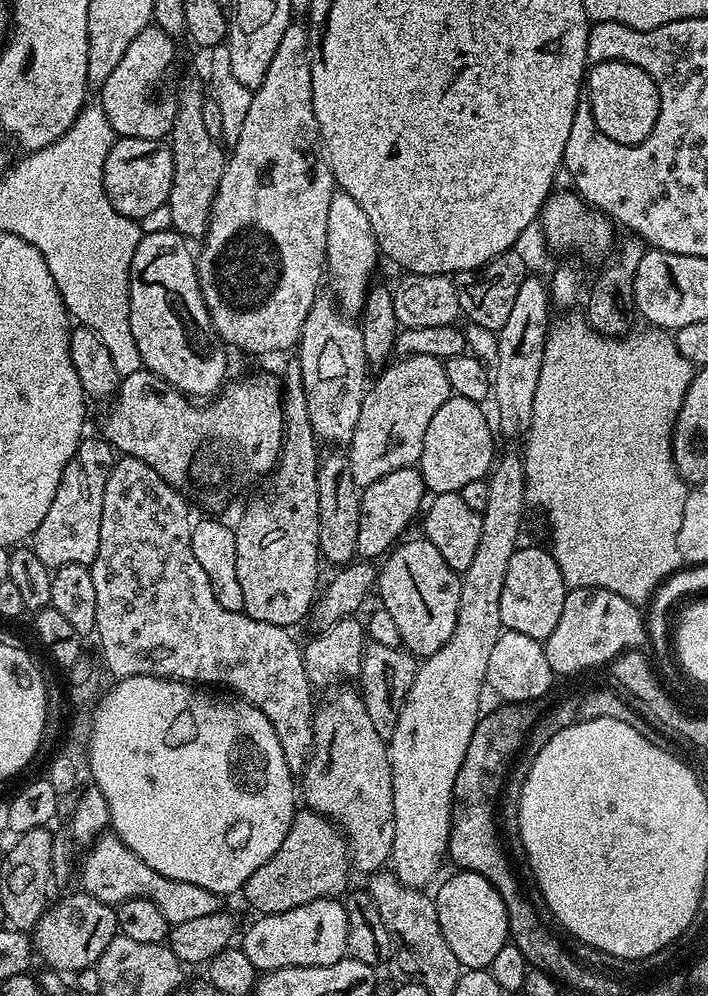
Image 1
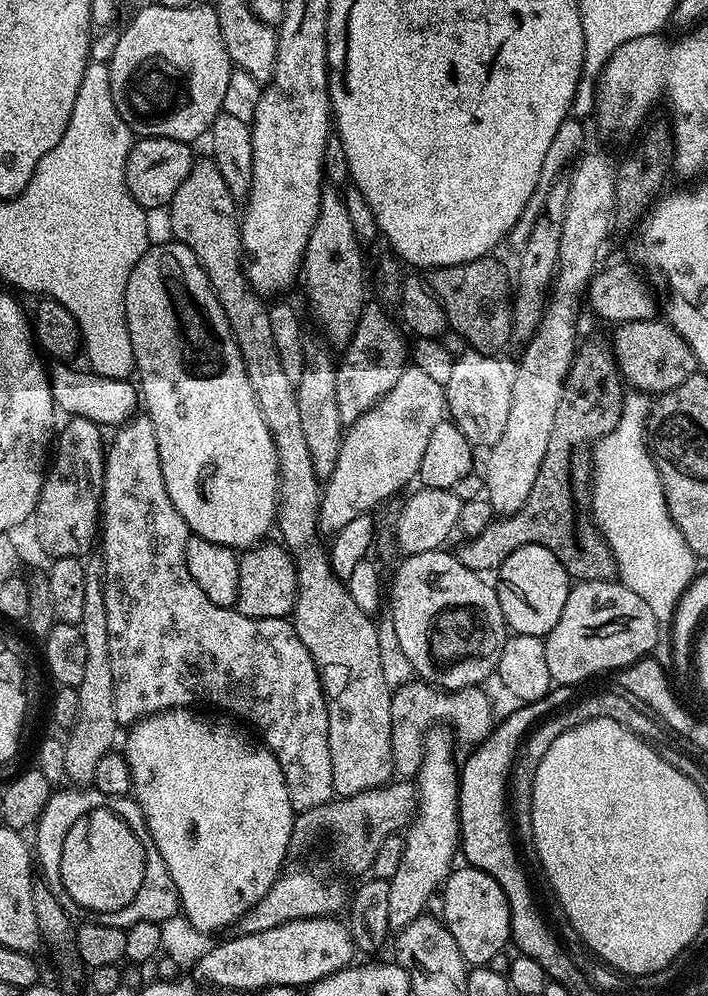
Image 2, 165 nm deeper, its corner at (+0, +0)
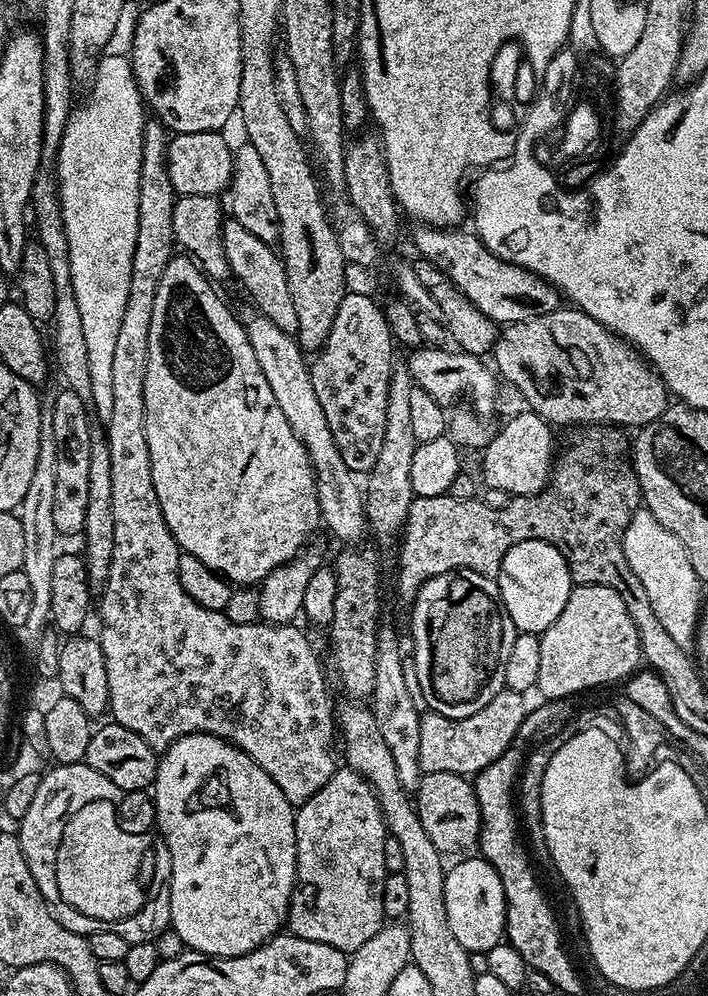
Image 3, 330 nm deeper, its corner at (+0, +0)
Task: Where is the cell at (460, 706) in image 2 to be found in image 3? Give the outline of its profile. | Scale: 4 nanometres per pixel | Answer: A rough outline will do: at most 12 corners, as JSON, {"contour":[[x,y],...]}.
{"contour":[[525,693],[478,714],[420,717],[421,773],[471,777],[512,745]]}

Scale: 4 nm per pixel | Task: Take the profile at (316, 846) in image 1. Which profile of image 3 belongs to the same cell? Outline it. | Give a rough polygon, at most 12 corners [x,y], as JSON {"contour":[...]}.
{"contour":[[425,772],[416,812],[441,854],[480,838],[475,783]]}

